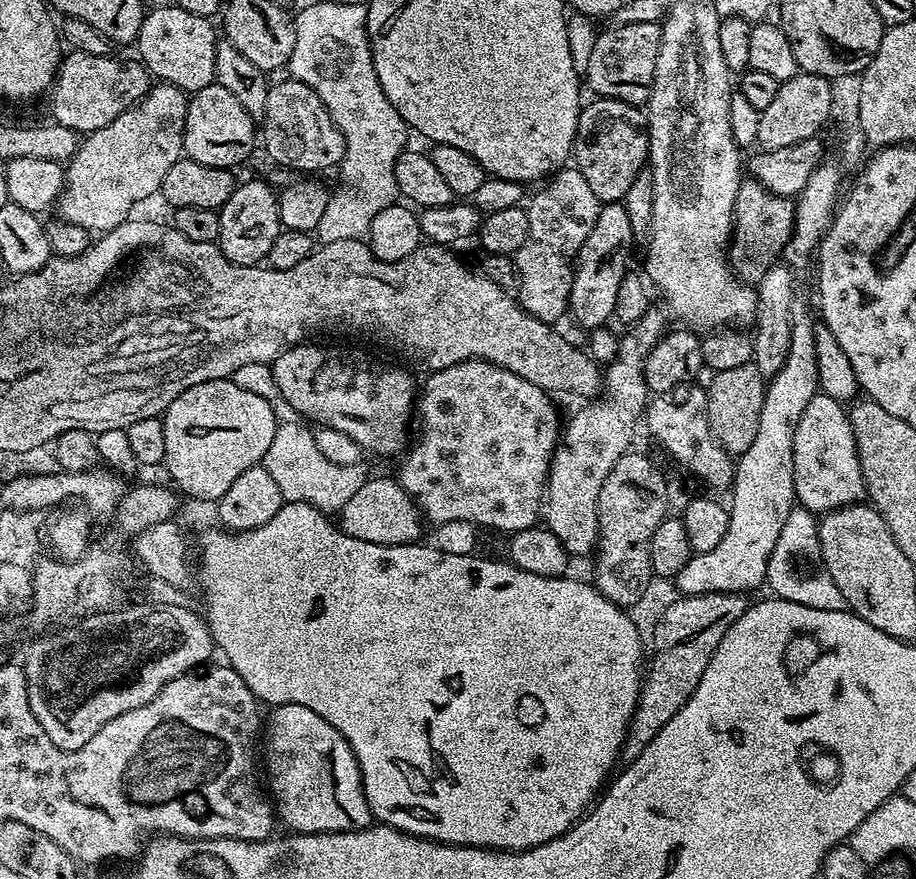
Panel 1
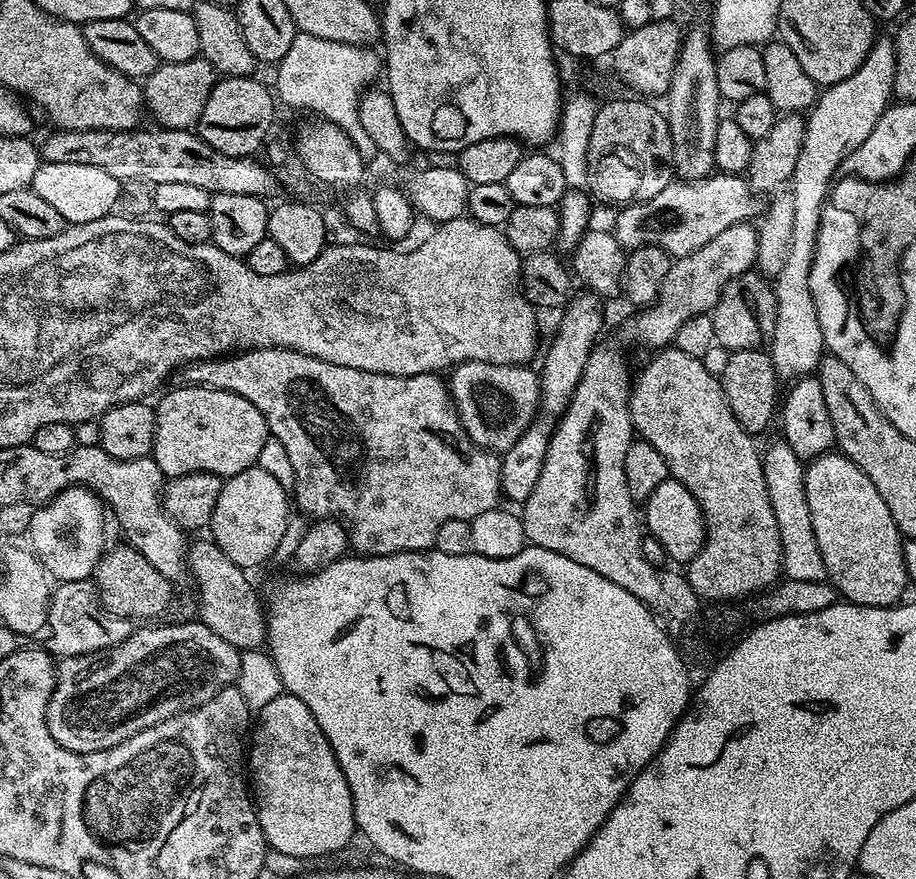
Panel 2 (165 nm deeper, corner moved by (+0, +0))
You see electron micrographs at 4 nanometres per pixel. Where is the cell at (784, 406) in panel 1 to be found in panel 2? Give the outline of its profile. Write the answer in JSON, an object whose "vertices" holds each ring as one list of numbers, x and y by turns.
{"vertices":[[877,39,862,66,858,66,850,78,842,78,842,82,827,85,817,95,815,104,807,113,802,154,798,154,798,166,794,166,790,181,794,227,791,230,789,254,786,255,781,272,774,277,776,325,770,341,770,355,781,381,795,382,802,376,813,375,826,355,822,326,818,326,818,314,814,310,814,298,810,294,808,281,816,253,820,214,829,199,830,189,837,179,842,162,850,153,858,150,866,138,870,138,870,130,874,130,890,106,894,96,892,87,895,69,895,43,891,39]]}

